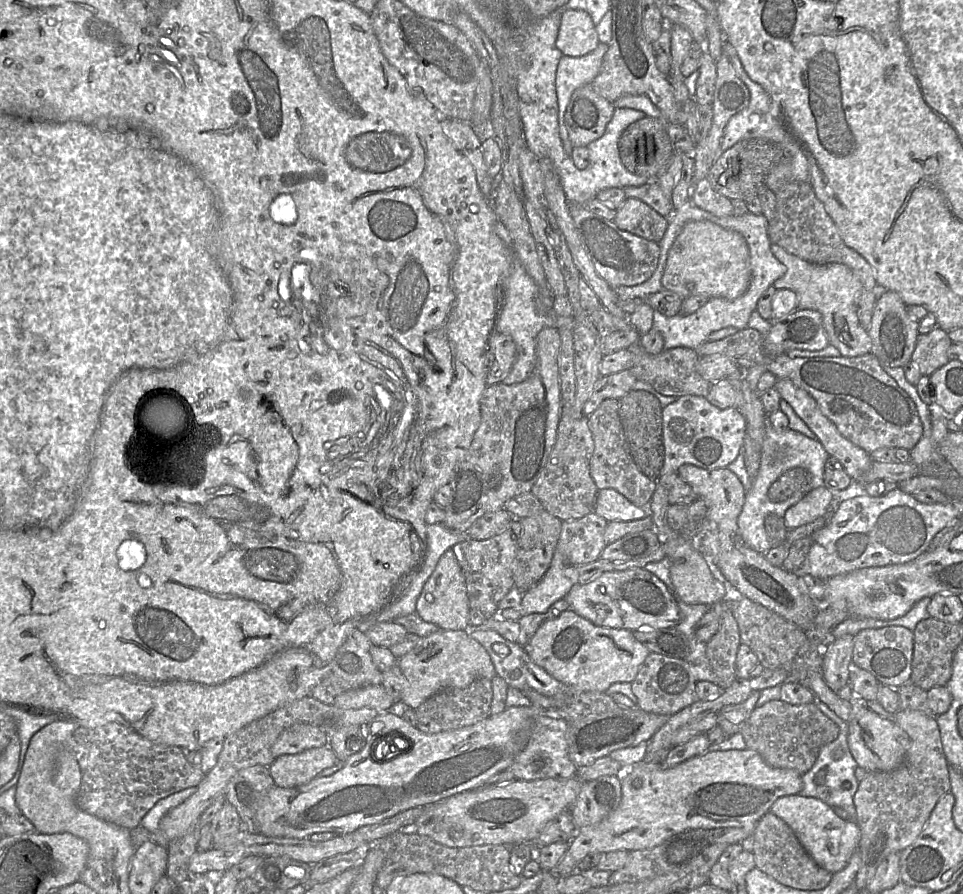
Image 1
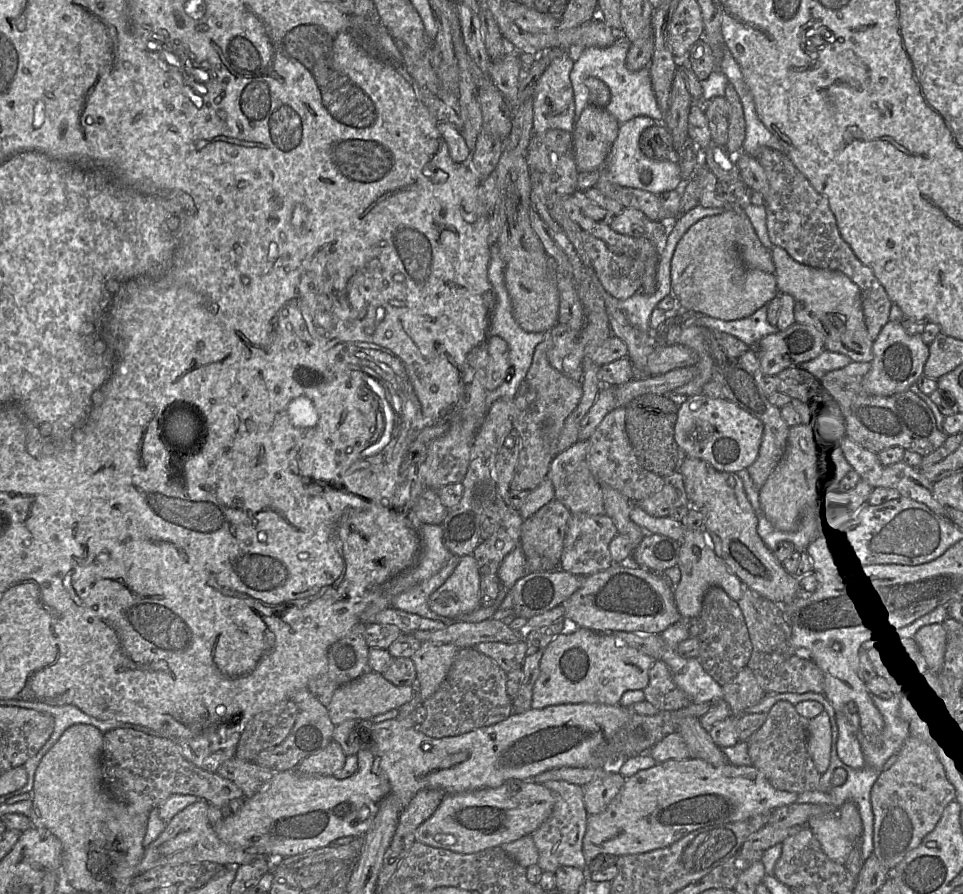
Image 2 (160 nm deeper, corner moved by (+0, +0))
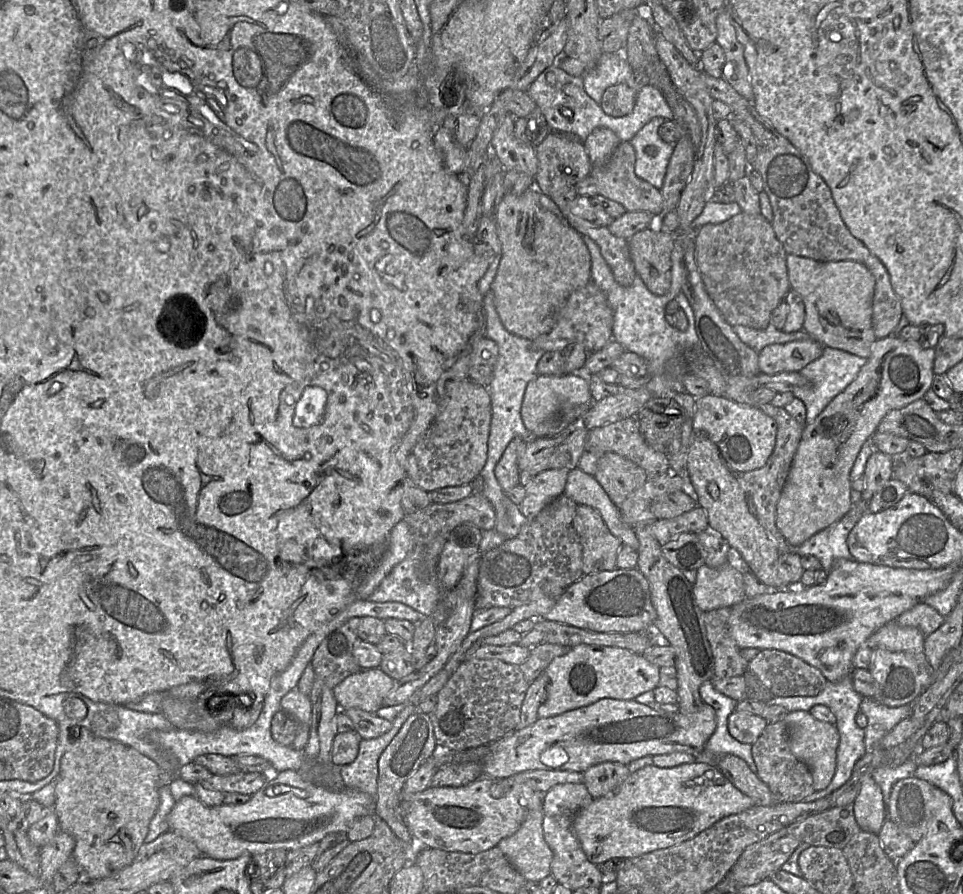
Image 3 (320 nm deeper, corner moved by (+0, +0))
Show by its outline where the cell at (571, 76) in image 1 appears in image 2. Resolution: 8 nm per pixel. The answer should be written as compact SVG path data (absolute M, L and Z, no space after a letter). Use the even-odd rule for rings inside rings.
M617 39L611 46L605 48L585 48L580 58L573 63L569 77L574 94L576 120L587 105L593 104L593 93L597 86L608 86L611 96L603 109L610 113L619 124L639 116L650 117L656 123L662 120L663 113L656 101L648 68L639 71L627 69L628 47L629 42L627 39Z

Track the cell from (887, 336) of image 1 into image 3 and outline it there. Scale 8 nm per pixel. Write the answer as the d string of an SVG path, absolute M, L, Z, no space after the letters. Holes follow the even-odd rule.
M898 335L877 339L872 346L870 358L857 377L812 423L805 425L776 509L776 526L790 546L799 546L814 534L840 520L850 510L854 495L850 472L862 446L871 439L888 412L922 399L931 389L935 376L934 355L934 348L924 349L916 340L906 340Z

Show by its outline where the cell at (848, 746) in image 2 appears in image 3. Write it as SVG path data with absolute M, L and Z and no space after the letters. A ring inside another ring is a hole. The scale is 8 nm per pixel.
M871 775L862 777L853 810L861 830L878 835L887 819L887 812L882 791Z

